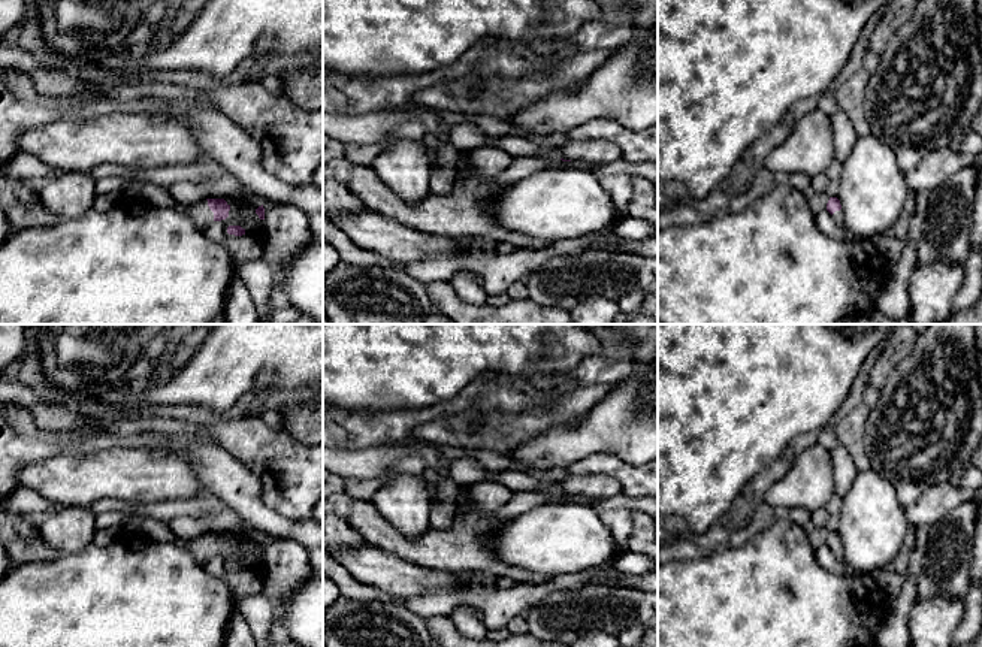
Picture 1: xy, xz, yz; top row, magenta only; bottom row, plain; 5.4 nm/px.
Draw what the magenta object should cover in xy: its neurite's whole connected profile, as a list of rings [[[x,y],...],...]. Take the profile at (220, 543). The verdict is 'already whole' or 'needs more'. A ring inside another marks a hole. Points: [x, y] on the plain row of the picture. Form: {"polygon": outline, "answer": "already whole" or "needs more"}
{"polygon": [[[206,533],[188,541],[181,539],[175,544],[185,548],[200,566],[205,566],[212,556],[221,556],[229,551],[230,539],[224,533]]], "answer": "needs more"}

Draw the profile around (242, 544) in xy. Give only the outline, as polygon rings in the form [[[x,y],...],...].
[[[254,529],[245,530],[209,530],[208,533],[224,533],[230,541],[229,551],[221,554],[224,563],[229,560],[241,560],[245,569],[262,574],[265,557],[256,548],[256,544],[263,539]]]

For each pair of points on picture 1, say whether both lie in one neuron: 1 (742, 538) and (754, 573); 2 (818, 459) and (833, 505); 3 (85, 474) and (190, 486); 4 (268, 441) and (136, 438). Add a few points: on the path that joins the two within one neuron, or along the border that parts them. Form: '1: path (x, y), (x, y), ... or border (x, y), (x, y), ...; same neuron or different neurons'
1: border (773, 523), (740, 546), (722, 544); different neurons
2: border (834, 493), (824, 507); different neurons
3: path (111, 474), (165, 475); same neuron
4: border (133, 429), (156, 432), (165, 437); different neurons

